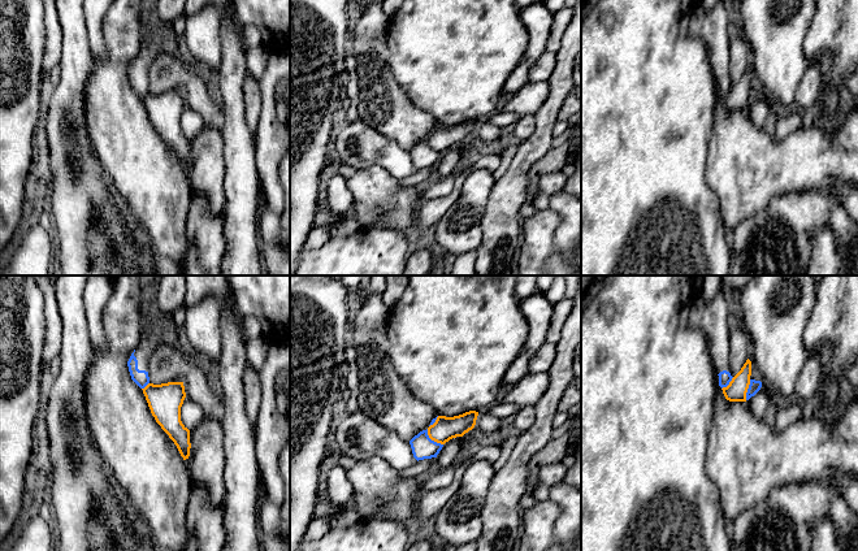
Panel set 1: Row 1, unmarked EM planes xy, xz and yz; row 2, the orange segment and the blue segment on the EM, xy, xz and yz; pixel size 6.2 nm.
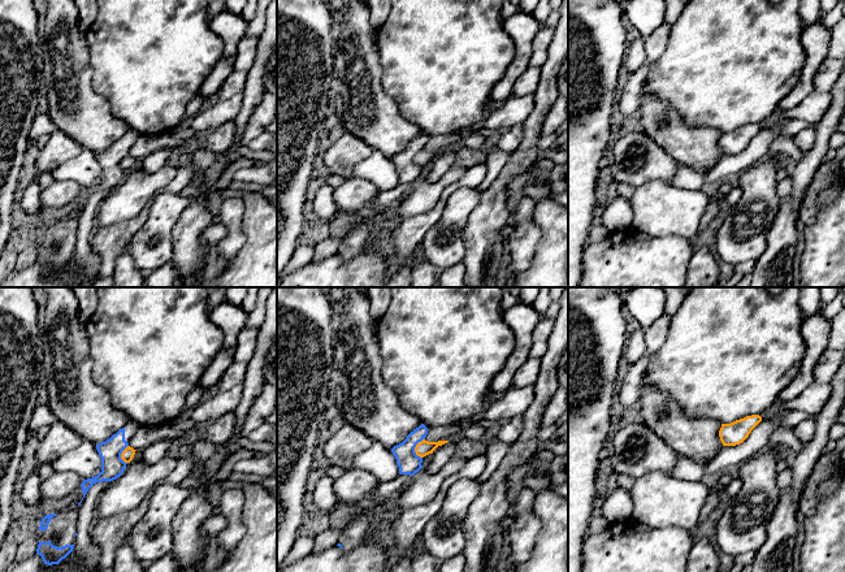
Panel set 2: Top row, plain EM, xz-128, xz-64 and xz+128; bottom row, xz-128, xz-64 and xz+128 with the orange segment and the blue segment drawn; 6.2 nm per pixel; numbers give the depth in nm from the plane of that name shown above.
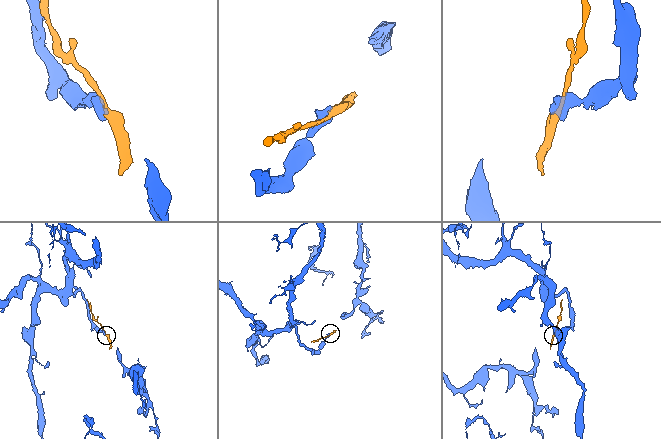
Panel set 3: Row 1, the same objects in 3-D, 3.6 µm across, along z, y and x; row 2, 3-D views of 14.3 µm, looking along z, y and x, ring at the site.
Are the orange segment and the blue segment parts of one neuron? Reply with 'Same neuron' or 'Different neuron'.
Different neuron

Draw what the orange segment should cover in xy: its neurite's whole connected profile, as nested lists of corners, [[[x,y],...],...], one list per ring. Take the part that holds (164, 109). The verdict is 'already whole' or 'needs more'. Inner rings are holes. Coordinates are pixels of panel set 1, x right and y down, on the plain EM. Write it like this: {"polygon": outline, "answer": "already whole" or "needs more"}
{"polygon": [[[183,91],[148,92],[143,99],[156,131],[177,155],[183,169],[190,165],[190,139],[181,130],[181,116],[186,107]]], "answer": "already whole"}

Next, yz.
{"polygon": [[[748,68],[741,79],[732,87],[723,103],[729,110],[746,110],[746,101],[750,94],[751,70]]], "answer": "already whole"}

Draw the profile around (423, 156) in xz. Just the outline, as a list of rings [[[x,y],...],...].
[[[428,138],[420,140],[410,149],[413,166],[419,169],[437,166],[443,153],[432,149],[428,144]]]

